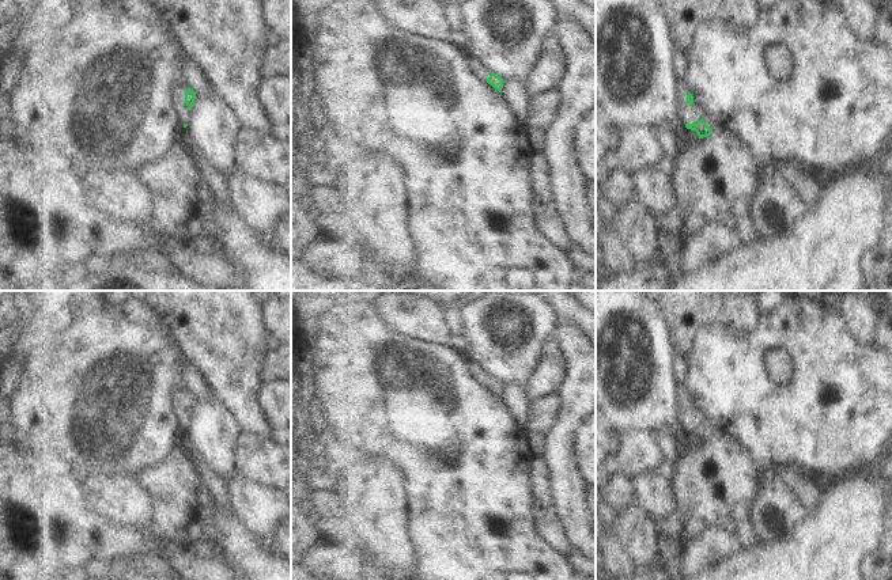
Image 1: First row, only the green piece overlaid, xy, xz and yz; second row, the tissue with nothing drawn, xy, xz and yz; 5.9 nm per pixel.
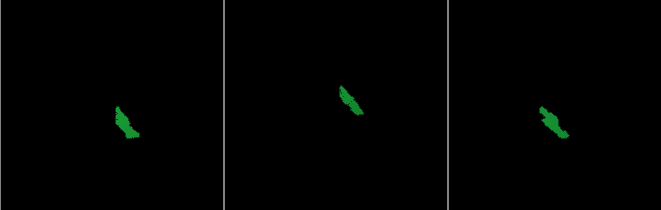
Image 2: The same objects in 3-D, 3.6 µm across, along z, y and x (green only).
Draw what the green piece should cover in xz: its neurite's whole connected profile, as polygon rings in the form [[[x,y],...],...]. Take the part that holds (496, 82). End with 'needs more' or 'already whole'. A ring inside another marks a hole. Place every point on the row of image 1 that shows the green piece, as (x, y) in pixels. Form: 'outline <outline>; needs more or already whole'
outline [[[468,57],[469,67],[473,68],[477,73],[481,75],[483,79],[487,80],[495,90],[502,92],[503,79],[492,73],[487,67],[479,62],[475,57]]]; needs more

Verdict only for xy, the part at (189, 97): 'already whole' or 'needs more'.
needs more

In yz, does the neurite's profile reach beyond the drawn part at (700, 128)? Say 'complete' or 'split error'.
split error

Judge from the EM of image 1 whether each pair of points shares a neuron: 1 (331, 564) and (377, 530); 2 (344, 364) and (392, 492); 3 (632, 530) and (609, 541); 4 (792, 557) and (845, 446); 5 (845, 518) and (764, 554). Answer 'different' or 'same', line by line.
1: different
2: different
3: different
4: different
5: same

